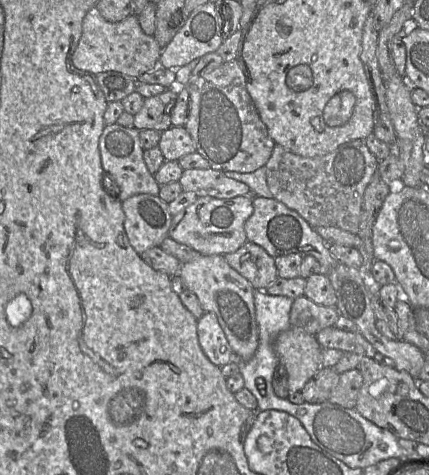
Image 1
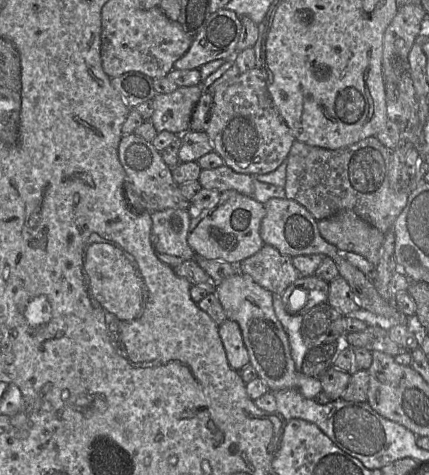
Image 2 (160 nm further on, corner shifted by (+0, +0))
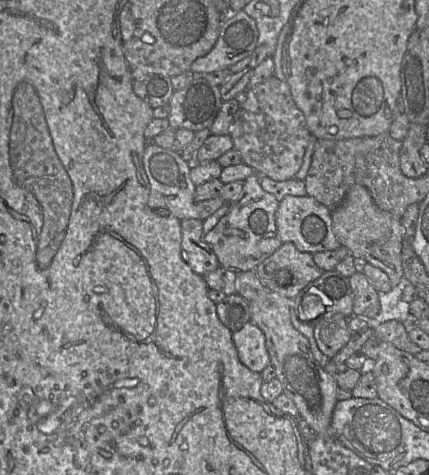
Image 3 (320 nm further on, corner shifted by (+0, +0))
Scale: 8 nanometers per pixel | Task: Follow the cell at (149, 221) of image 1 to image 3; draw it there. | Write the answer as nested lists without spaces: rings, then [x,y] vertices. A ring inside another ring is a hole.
[[[197,219],[180,221],[182,257],[190,268],[203,277],[220,267],[214,251],[203,239],[203,221]]]

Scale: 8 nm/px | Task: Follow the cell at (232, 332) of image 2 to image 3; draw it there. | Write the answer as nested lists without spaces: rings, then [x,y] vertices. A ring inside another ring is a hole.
[[[246,323],[232,338],[240,361],[251,371],[260,374],[270,365],[265,335],[258,326]]]

